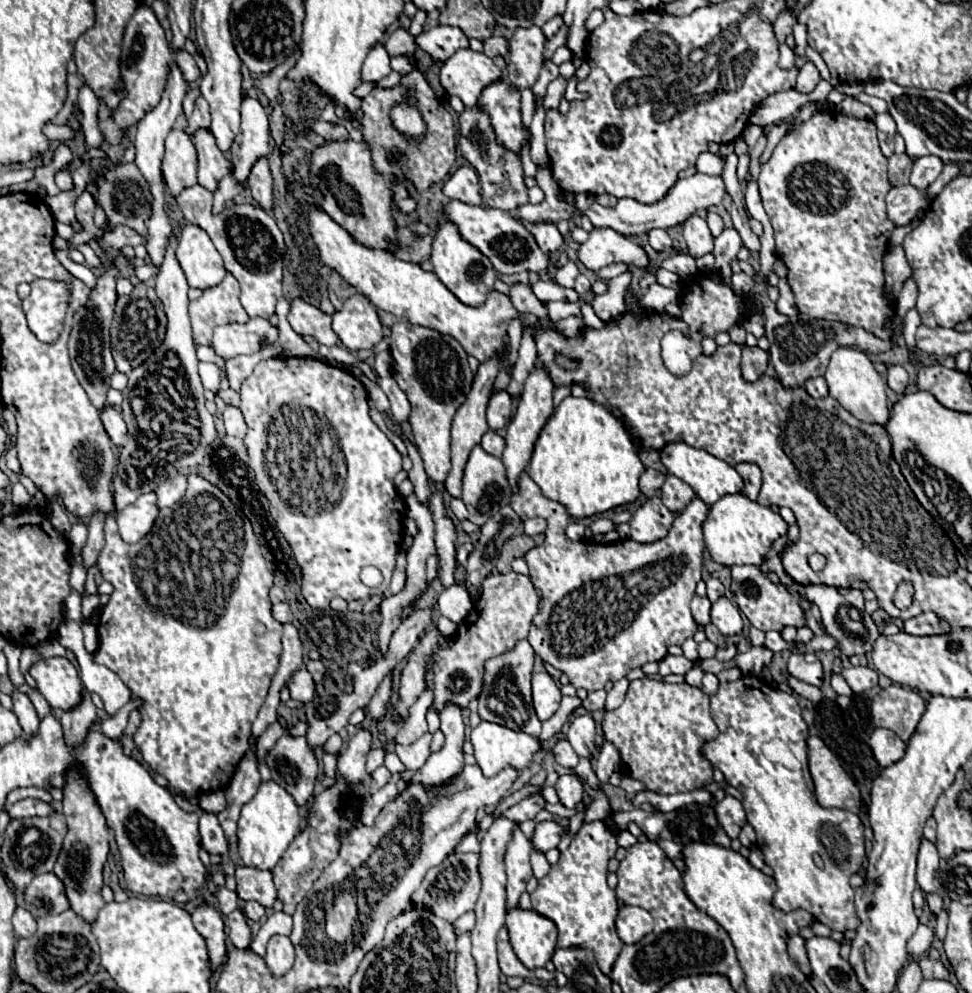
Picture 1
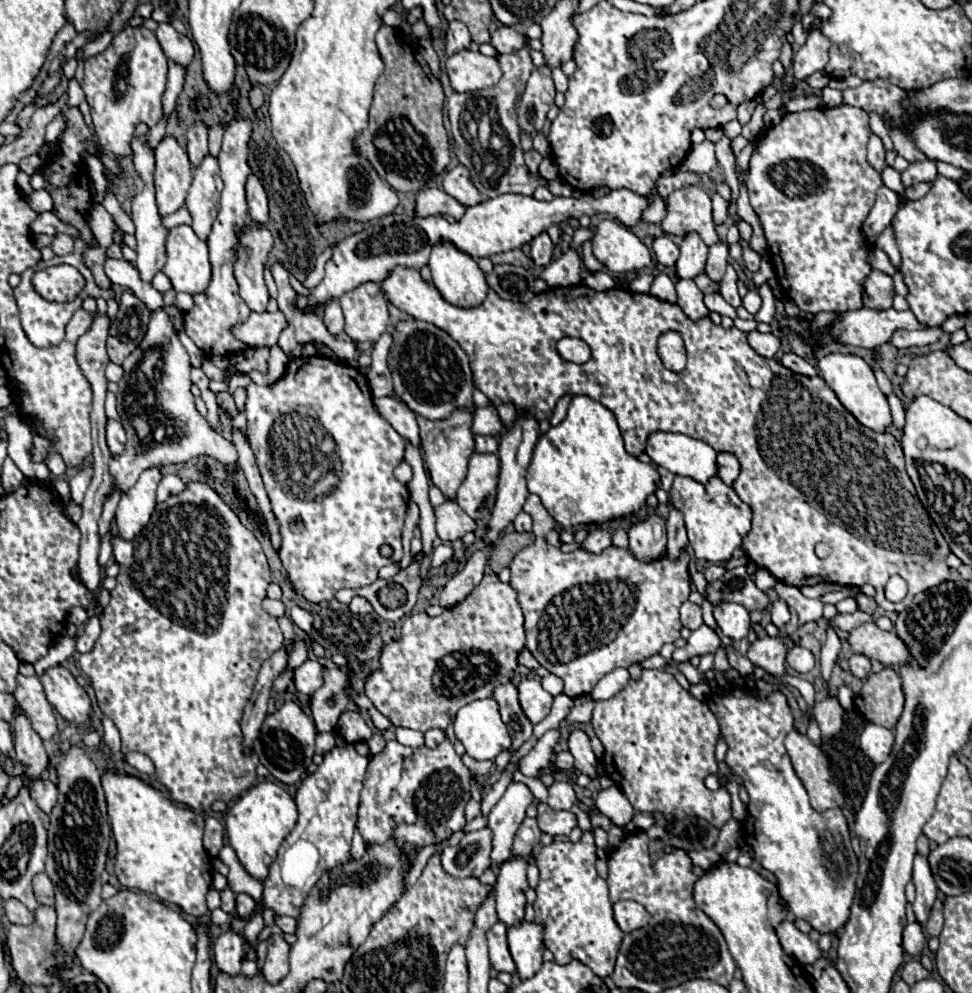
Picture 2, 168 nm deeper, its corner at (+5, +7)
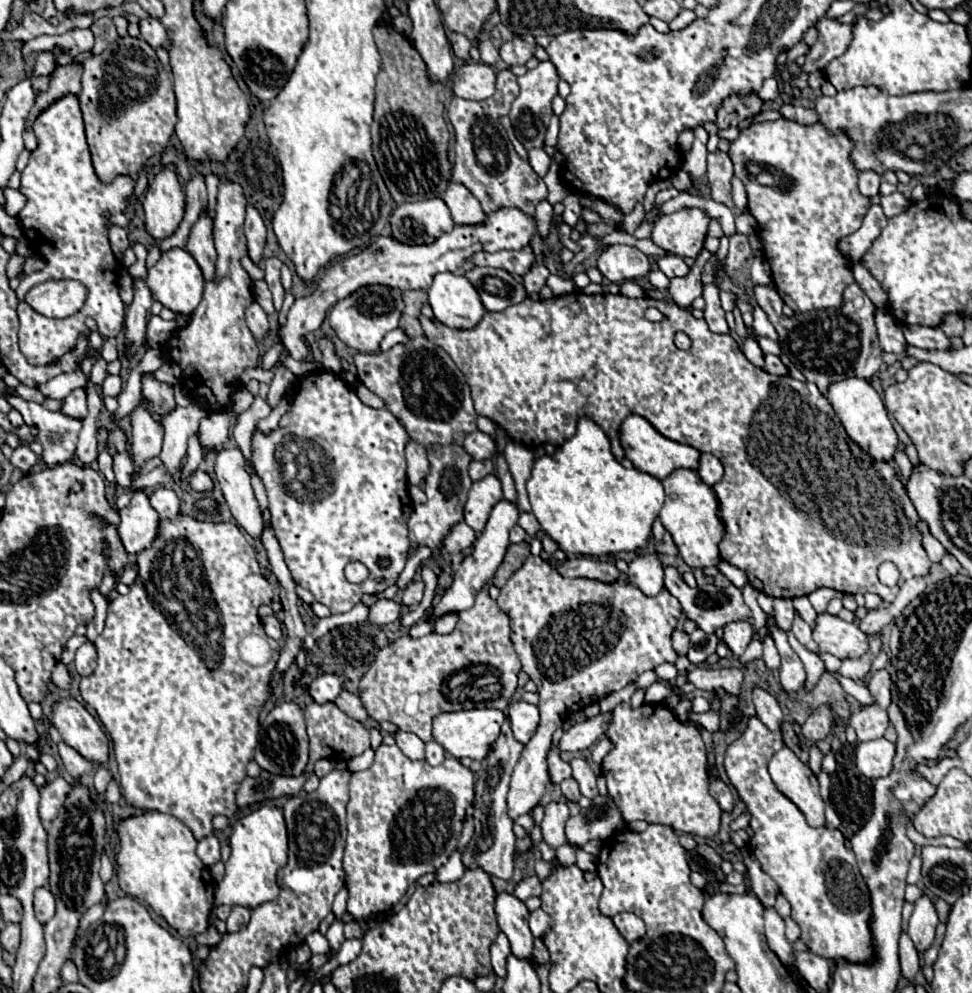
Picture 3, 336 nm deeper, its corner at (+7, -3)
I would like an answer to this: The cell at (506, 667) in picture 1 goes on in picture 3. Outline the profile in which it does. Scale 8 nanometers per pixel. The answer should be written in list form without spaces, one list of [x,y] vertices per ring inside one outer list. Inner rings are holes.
[[[508,718],[502,724],[502,734],[492,746],[492,752],[488,754],[484,762],[484,772],[478,772],[478,782],[476,782],[476,798],[474,798],[474,824],[476,832],[472,836],[472,842],[466,846],[462,854],[462,864],[466,870],[484,870],[488,876],[496,878],[512,878],[514,870],[514,848],[516,848],[516,838],[512,832],[512,820],[508,818],[506,812],[506,794],[508,794],[508,784],[512,770],[522,754],[524,746],[516,742]]]

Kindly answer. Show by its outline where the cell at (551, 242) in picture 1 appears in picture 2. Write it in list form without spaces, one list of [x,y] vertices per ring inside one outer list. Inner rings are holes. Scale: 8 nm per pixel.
[[[542,232],[542,236],[536,236],[530,246],[532,246],[532,260],[534,260],[534,264],[538,268],[544,268],[544,266],[548,266],[552,262],[554,246],[552,246],[550,236],[546,232]]]

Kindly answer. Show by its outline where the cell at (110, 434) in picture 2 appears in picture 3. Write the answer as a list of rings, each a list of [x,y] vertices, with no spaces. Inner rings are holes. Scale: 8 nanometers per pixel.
[[[122,450],[120,454],[114,454],[114,474],[116,480],[122,488],[128,488],[134,476],[134,464],[130,460],[130,454],[126,450]]]

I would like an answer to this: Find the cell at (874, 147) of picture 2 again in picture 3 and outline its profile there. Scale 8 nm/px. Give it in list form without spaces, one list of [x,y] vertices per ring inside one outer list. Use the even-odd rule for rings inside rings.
[[[864,170],[864,172],[860,172],[858,186],[864,196],[876,196],[878,188],[880,188],[880,176],[874,170]]]

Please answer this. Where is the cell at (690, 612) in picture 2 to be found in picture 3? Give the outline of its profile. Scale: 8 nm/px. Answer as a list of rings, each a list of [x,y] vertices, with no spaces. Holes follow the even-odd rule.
[[[676,628],[672,634],[672,646],[678,654],[686,654],[690,648],[690,634],[684,632],[682,628]]]

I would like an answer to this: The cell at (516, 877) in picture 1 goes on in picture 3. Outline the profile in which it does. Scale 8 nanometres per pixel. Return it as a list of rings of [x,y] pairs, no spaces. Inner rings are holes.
[[[510,892],[496,894],[494,912],[500,930],[508,936],[512,954],[518,958],[532,958],[532,932],[528,928],[526,904]]]

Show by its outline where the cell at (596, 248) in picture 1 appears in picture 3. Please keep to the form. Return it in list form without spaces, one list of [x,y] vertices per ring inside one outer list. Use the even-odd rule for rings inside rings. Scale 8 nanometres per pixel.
[[[606,246],[598,258],[598,270],[610,282],[622,284],[624,280],[644,278],[650,272],[648,258],[634,246]]]

